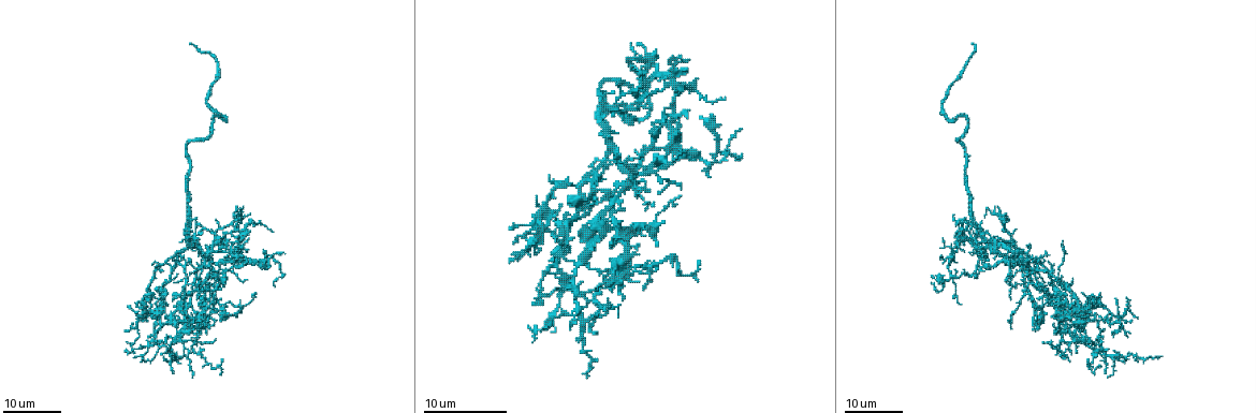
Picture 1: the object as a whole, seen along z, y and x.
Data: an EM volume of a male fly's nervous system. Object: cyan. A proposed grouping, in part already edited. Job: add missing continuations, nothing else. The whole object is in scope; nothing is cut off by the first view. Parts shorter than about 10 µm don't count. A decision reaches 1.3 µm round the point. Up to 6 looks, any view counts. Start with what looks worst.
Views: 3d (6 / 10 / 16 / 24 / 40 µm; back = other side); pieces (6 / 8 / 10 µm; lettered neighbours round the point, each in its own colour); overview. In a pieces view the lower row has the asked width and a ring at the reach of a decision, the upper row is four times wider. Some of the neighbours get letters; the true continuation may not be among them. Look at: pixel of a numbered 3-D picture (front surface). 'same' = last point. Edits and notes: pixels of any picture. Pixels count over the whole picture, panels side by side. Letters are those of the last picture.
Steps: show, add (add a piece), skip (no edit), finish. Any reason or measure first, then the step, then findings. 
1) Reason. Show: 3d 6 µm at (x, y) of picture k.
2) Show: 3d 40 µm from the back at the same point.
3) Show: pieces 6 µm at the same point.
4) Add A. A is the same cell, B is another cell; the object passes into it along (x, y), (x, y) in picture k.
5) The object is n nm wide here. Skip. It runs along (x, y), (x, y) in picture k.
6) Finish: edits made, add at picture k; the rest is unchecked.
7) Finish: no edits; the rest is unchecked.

Branch stops here. Show: 3d 24 µm at (190, 45) of picture 1.

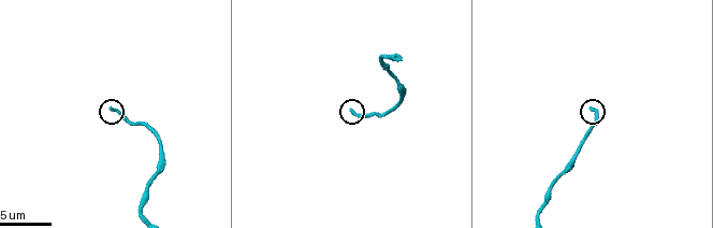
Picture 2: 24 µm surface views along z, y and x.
See the neighbours. Show: pieces 6 µm at (351, 110) of picture 2.

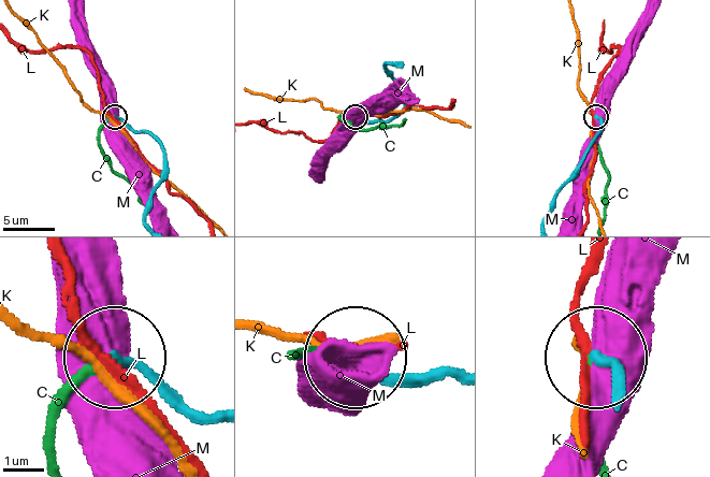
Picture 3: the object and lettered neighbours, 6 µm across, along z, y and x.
Add C. C is the same cell, K, L and M are other cells; the object passes into it along (215, 424), (109, 362), (54, 424), (51, 454) in picture 3; it goes on there.

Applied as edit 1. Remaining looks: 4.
Free end. Show: 3d 24 µm at (586, 373) of picture 1.

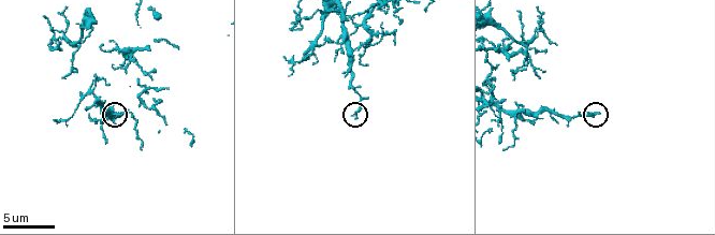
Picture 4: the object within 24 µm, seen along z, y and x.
Show: pieces 8 µm at (599, 111) of picture 4.

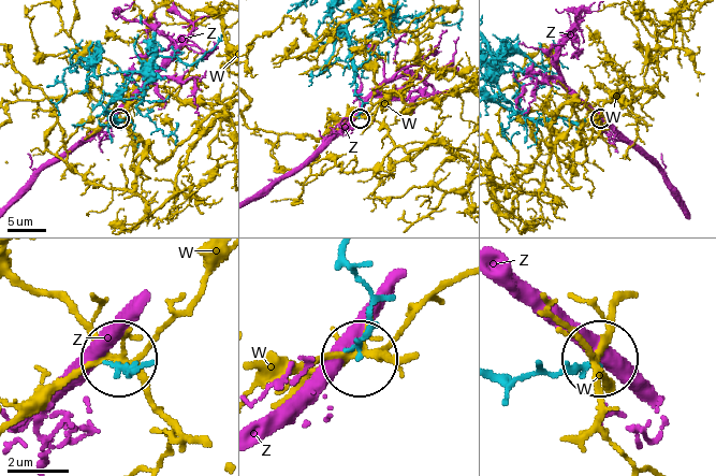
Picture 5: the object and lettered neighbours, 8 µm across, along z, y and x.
The object is 170 nm wide here. Skip. W and Z are other cells; it runs along (341, 256), (373, 302), (373, 325), (358, 352) in picture 5; none of them fits.

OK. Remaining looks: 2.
An open end. Show: 3d 24 µm at (1065, 295) of picture 1.

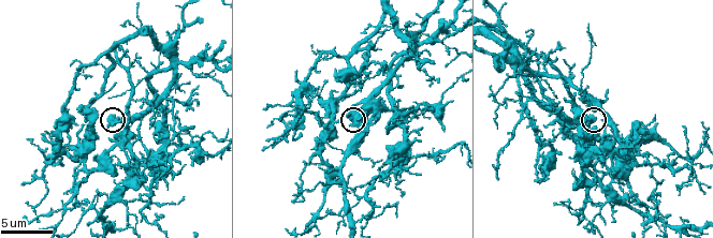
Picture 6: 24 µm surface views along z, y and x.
Show: pieces 8 µm at (596, 118) of picture 6.

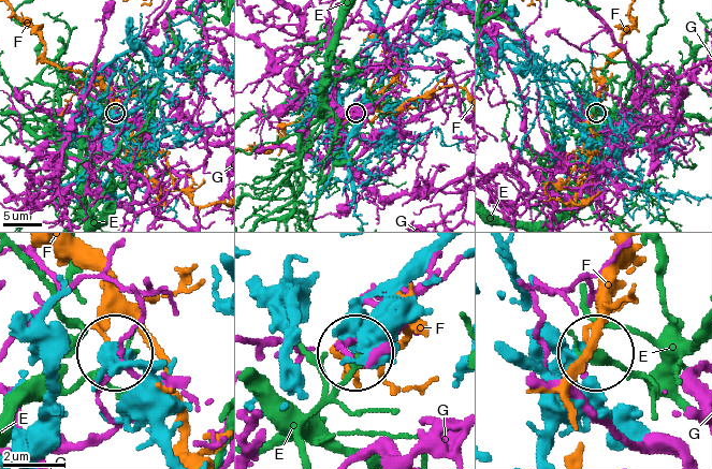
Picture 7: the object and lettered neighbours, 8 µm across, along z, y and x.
Skip. E, F and G are other cells; no lettered piece goes on from it.

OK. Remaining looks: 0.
Finish: edits made, add at picture 3; the rest is unchecked.

